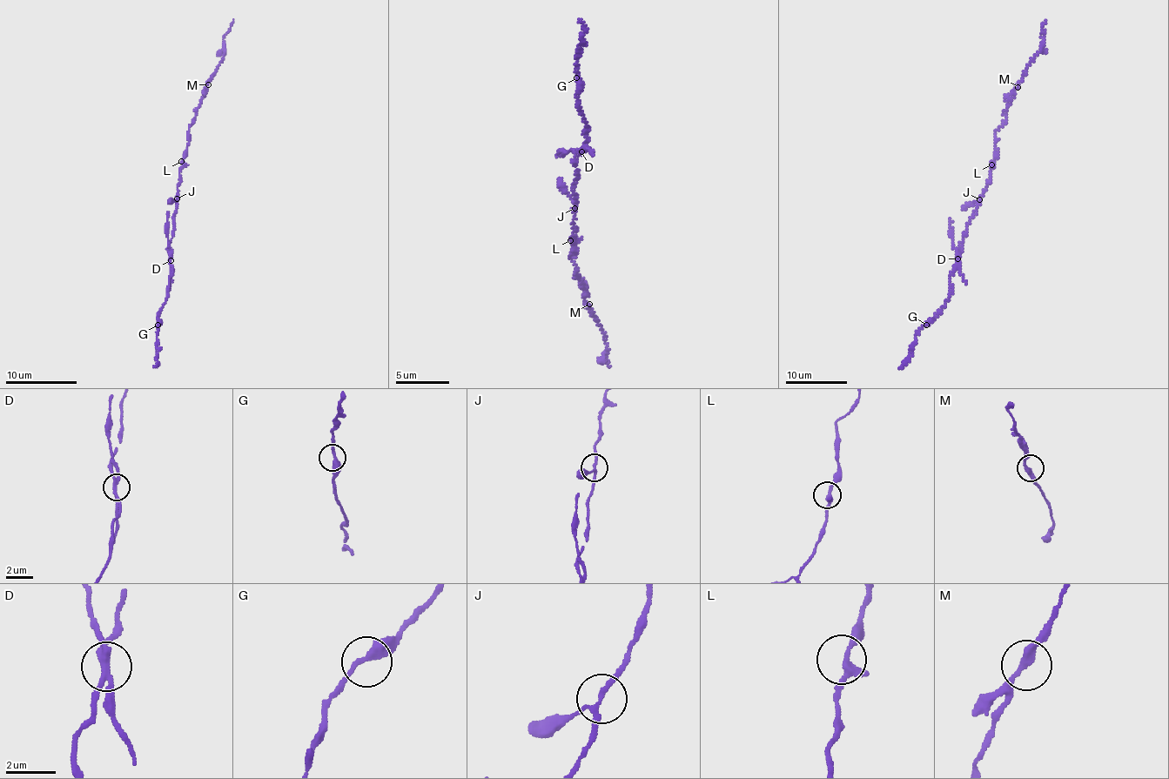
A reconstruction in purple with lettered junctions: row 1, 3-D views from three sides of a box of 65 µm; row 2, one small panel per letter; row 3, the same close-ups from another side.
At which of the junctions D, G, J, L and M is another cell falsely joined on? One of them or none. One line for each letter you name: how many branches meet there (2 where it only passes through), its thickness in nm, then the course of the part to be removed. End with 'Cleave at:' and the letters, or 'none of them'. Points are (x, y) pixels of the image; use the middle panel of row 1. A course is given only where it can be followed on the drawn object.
D: 3 branches meet; 240 nm thick; foreign part runs (581, 151), (559, 152), (559, 155)
Cleave at: D

